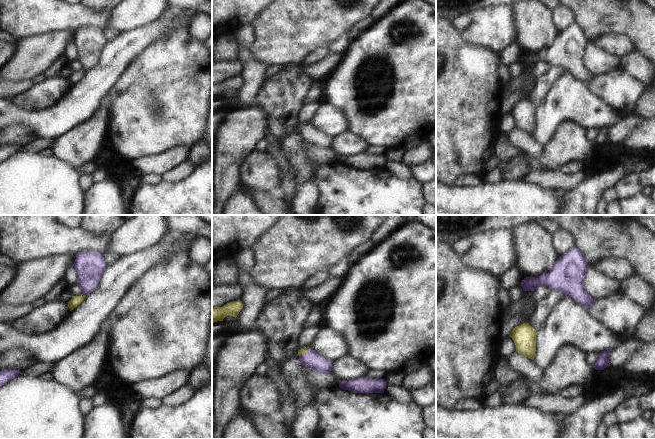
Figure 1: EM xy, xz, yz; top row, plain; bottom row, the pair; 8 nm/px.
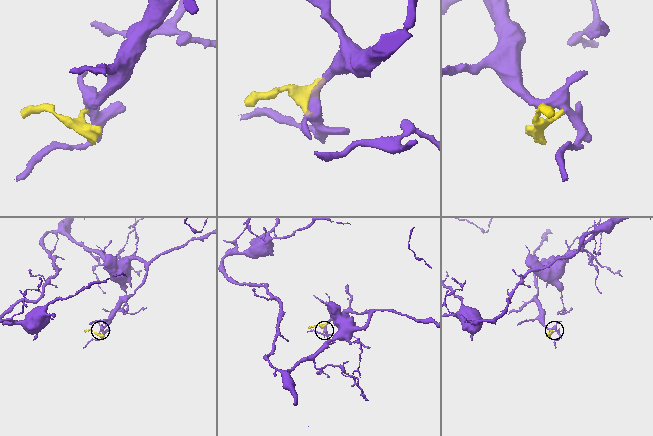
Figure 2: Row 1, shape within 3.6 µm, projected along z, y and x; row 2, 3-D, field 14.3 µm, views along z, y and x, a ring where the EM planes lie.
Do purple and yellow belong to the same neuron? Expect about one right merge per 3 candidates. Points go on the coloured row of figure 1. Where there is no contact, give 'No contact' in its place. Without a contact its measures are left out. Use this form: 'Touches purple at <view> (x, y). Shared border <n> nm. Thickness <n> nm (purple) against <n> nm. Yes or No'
Touches purple at xz (305, 353). Shared border 120 nm. Thickness 140 nm (purple) against 50 nm. Yes

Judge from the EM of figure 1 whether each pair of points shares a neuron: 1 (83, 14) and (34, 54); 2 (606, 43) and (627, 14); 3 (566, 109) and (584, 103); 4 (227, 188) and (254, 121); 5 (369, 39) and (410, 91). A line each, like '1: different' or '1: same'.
1: different
2: different
3: same
4: same
5: same

